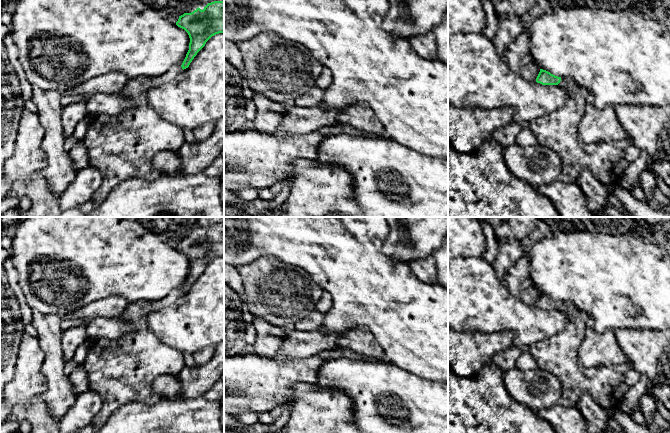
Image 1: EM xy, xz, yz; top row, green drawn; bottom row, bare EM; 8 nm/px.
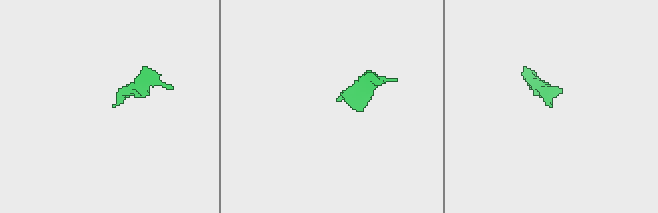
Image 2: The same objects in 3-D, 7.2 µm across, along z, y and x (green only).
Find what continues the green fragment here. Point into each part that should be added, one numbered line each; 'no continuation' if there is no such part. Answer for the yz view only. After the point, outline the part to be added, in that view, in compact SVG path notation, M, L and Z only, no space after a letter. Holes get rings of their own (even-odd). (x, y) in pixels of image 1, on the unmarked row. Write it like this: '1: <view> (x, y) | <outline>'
1: yz (558, 355) | M561 301L558 310L568 317L565 329L529 347L538 368L560 380L562 392L558 403L577 406L579 398L588 395L605 410L618 409L629 389L624 375L633 369L631 364L627 361L609 367L583 367L578 360L578 348L589 316L570 301Z

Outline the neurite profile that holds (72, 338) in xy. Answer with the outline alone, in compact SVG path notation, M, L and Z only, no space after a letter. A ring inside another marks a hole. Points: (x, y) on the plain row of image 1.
M84 321L78 326L70 328L62 333L61 344L64 360L70 361L76 349L86 341L86 329L88 321Z

